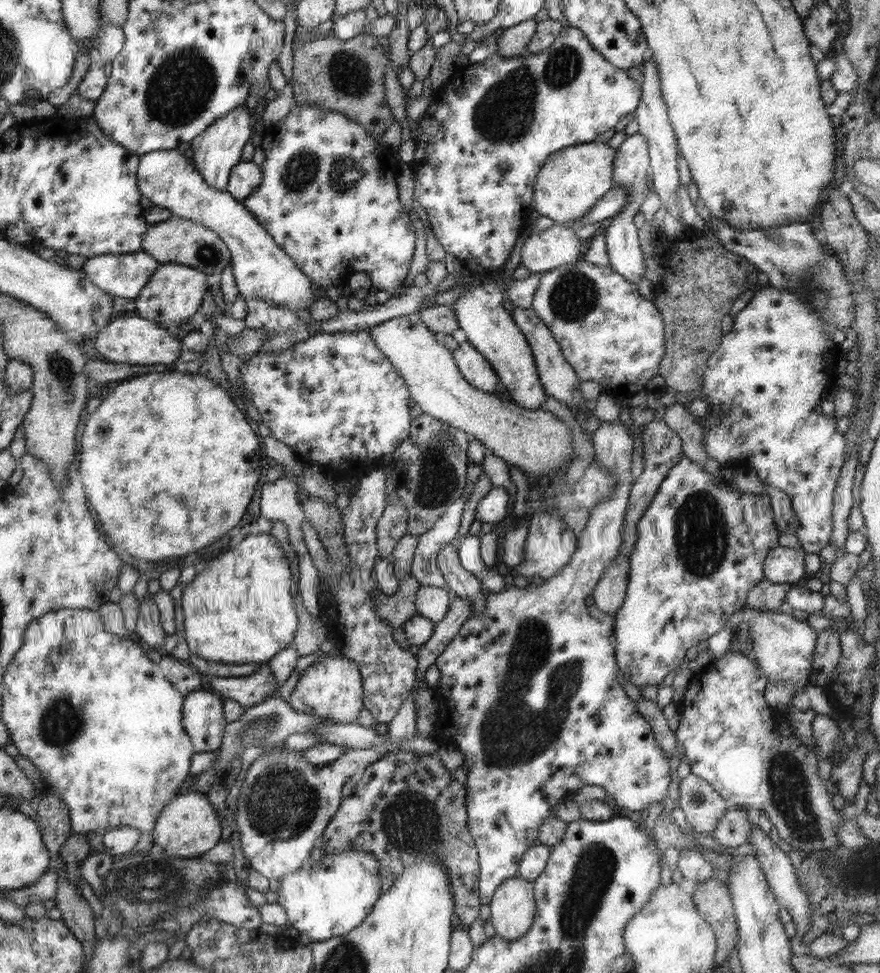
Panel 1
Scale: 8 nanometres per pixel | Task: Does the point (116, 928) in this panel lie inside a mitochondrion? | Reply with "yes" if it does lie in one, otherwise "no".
yes

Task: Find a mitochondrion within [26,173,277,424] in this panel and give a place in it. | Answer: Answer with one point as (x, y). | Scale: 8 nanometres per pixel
(61, 371)

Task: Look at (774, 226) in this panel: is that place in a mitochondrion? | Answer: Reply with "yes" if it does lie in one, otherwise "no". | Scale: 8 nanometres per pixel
no

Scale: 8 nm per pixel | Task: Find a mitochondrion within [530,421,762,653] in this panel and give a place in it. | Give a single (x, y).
(700, 541)

